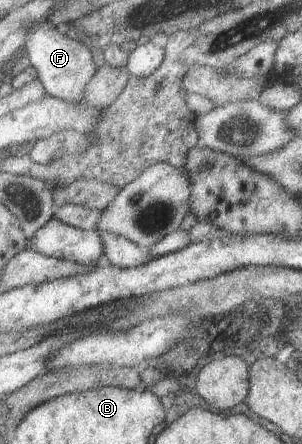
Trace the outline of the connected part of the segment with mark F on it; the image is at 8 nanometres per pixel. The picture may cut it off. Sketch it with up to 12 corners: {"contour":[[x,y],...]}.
{"contour":[[49,21],[24,50],[48,94],[85,97],[98,71],[93,51]]}

